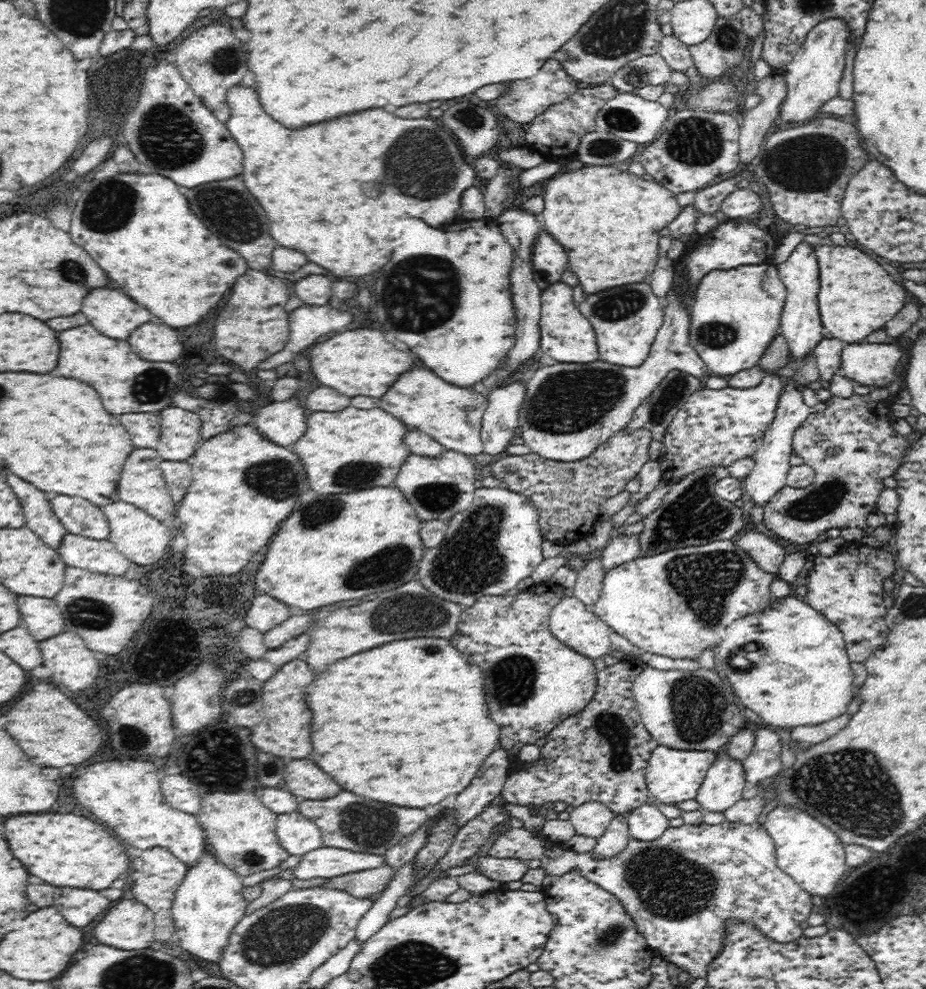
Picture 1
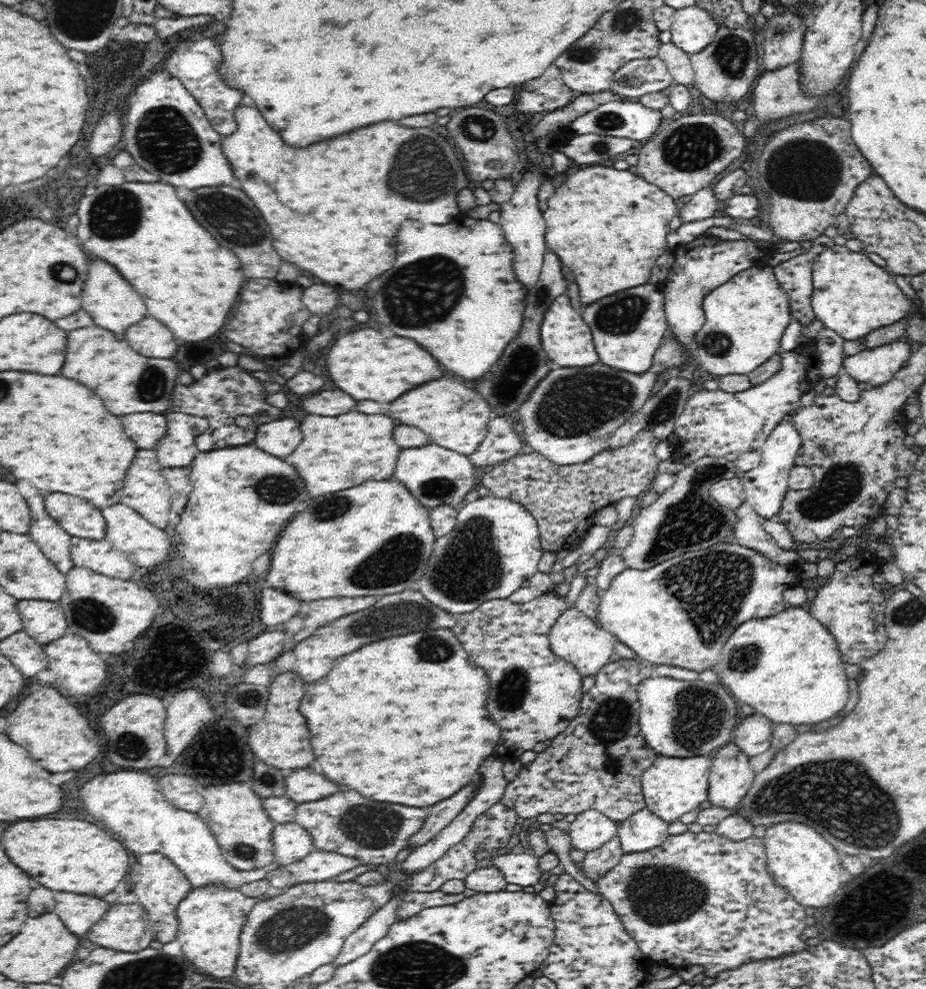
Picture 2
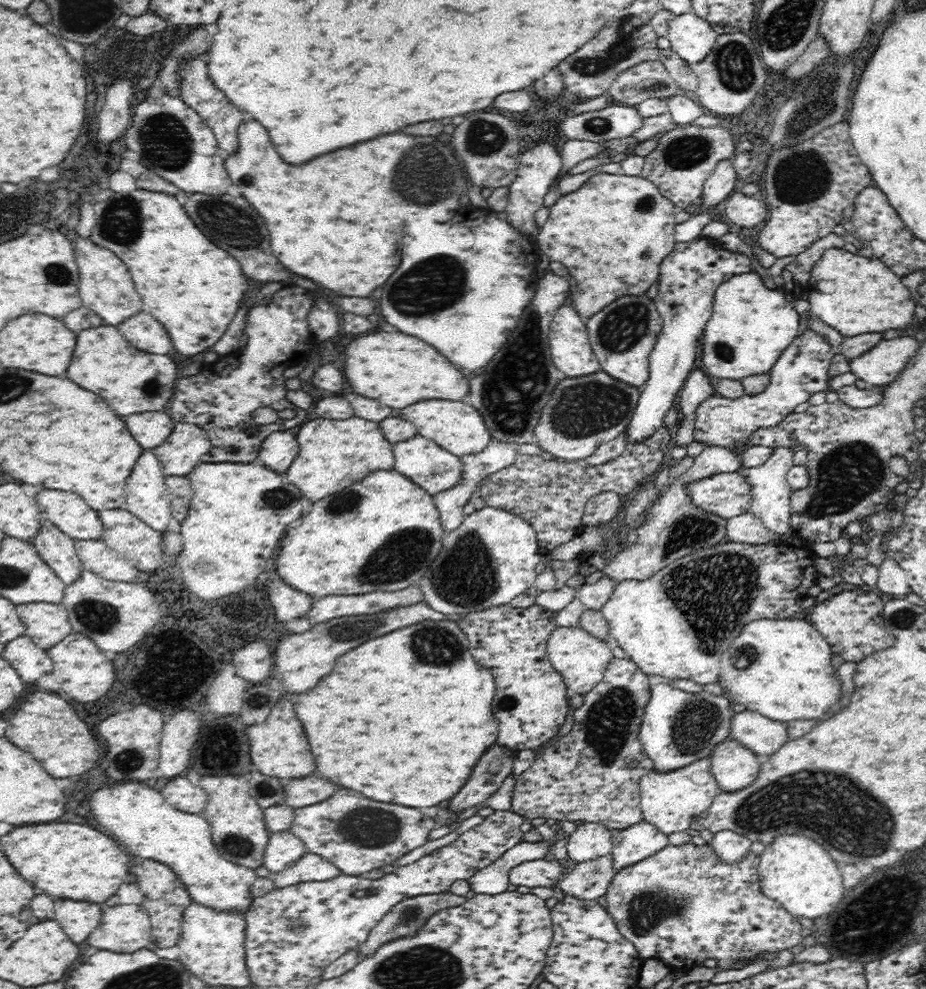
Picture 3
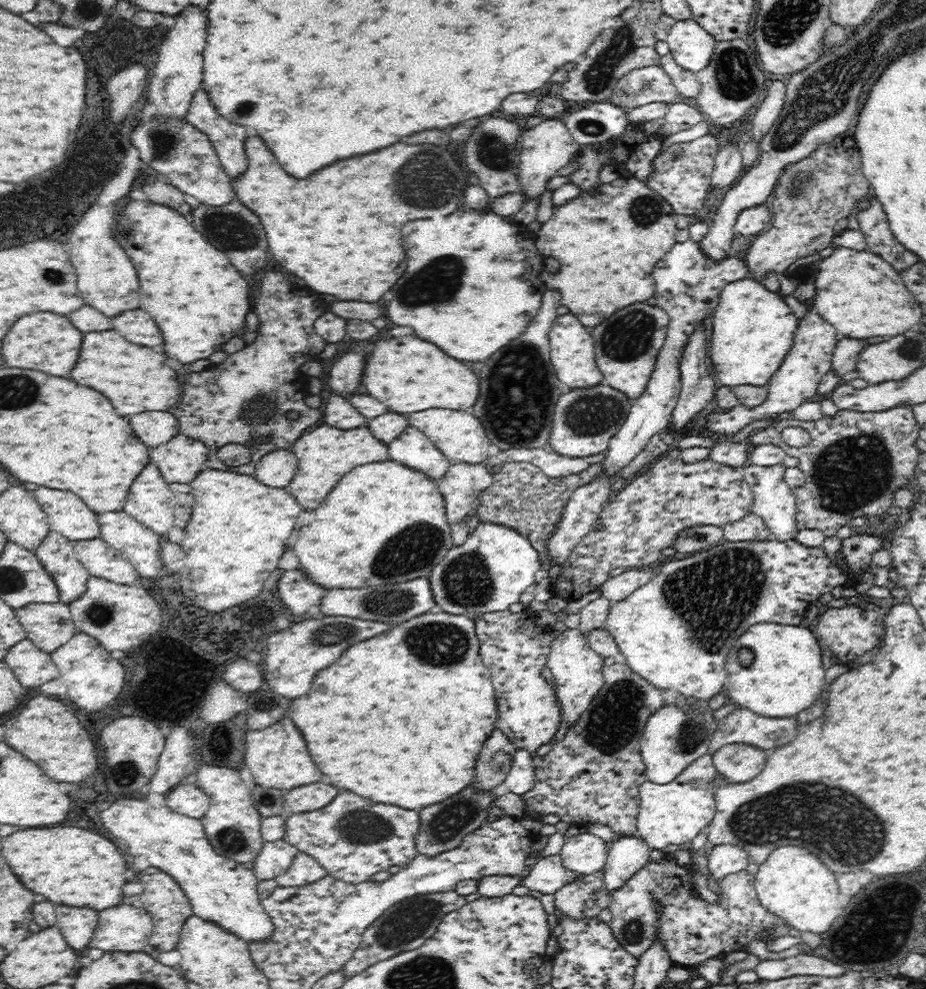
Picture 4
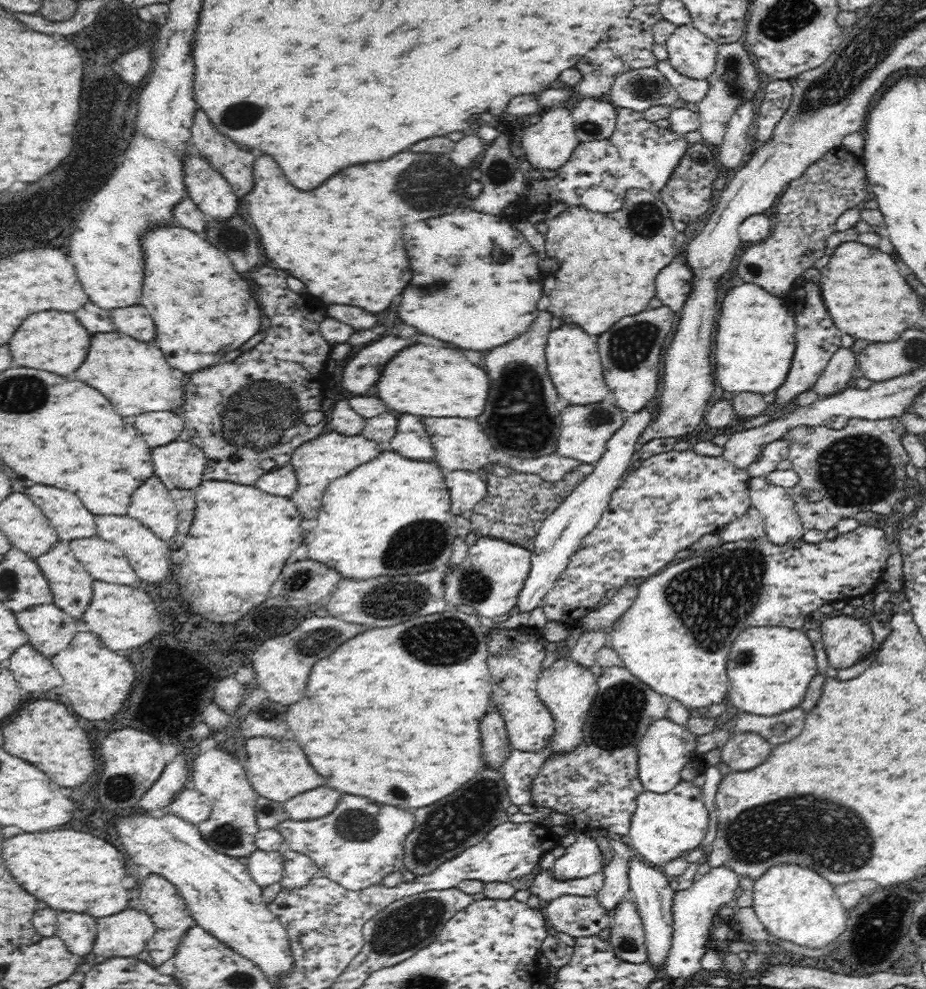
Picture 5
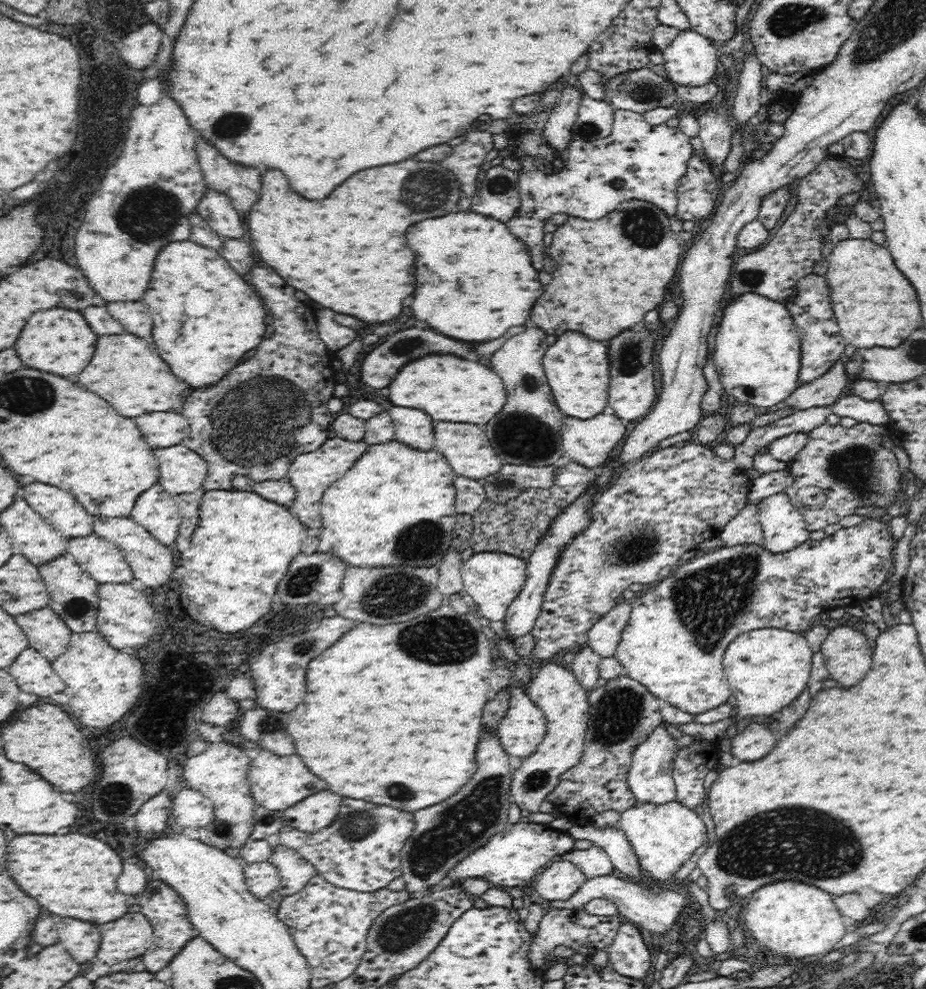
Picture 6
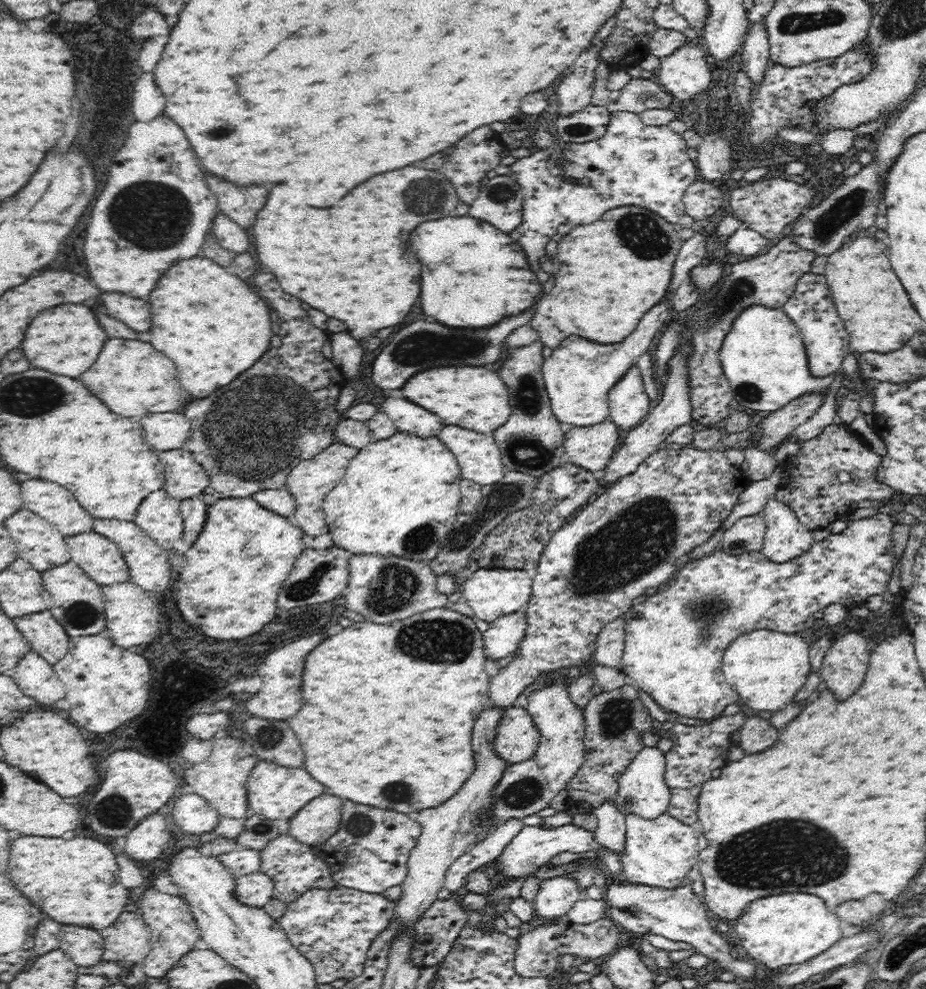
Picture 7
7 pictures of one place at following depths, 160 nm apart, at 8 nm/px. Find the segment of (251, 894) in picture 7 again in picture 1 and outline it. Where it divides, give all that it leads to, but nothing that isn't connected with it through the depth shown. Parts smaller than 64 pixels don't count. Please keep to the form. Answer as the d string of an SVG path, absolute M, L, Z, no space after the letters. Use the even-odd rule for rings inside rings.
M298 811L277 815L275 831L288 856L302 857L311 850L324 847L320 829Z

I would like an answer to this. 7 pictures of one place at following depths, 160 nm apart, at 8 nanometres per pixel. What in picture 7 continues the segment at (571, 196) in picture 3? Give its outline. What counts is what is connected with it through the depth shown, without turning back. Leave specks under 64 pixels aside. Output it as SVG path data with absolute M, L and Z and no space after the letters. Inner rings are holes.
M637 206L613 208L607 210L600 220L575 226L558 244L556 258L562 262L562 268L554 276L556 284L552 292L536 304L536 314L529 325L539 332L541 343L552 350L572 334L598 344L622 342L636 330L640 318L666 296L682 243L675 224Z

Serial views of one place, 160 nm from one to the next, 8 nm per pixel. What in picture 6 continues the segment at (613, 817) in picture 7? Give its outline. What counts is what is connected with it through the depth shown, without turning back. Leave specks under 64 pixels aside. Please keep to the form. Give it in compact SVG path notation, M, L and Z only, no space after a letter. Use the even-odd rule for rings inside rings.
M592 824L574 825L567 830L576 840L590 840L604 849L618 872L624 872L632 878L642 878L642 869L638 857L632 849L625 832L617 825L595 827Z

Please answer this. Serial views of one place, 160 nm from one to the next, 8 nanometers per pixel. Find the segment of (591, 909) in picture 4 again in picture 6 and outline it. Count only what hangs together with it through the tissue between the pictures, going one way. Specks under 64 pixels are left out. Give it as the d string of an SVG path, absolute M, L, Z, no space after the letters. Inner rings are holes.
M581 908L568 910L556 909L550 910L542 918L536 932L530 936L531 948L528 961L532 972L541 973L546 970L547 958L549 954L554 953L558 946L564 946L572 949L574 953L590 957L598 952L607 951L612 946L616 933L620 926L620 916L591 916L583 912Z

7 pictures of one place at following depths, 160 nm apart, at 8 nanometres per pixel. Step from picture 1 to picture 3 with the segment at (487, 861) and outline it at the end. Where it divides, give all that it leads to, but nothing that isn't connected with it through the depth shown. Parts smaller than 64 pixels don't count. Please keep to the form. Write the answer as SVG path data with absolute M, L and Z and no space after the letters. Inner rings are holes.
M556 858L553 860L536 859L523 862L510 869L510 883L517 887L527 886L530 889L538 888L538 886L553 889L566 876L564 864L564 860Z

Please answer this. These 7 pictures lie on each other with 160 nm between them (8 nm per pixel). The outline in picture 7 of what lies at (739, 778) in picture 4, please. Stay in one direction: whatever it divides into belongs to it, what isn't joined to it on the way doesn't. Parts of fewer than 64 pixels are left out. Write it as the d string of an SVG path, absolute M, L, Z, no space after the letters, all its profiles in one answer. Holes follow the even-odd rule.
M748 717L744 726L739 730L736 742L746 754L762 752L776 744L778 730L763 717Z

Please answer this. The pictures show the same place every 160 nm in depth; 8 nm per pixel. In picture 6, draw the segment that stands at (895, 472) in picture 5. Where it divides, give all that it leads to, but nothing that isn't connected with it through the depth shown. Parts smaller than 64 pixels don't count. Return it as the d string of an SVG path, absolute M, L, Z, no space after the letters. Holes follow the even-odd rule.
M829 423L821 424L815 430L809 433L810 440L800 452L797 452L793 459L788 462L787 470L794 476L794 483L785 489L790 502L795 502L794 494L804 486L818 486L822 488L826 495L826 501L820 508L803 508L799 506L799 511L803 514L806 521L806 528L810 532L824 530L828 524L838 523L844 516L856 514L856 508L867 506L886 506L892 508L892 516L906 516L906 513L900 512L900 507L894 505L896 502L896 492L900 490L900 468L894 453L880 445L880 436L890 436L890 431L885 425L870 423L859 423L854 428L844 428L841 424L831 426Z

